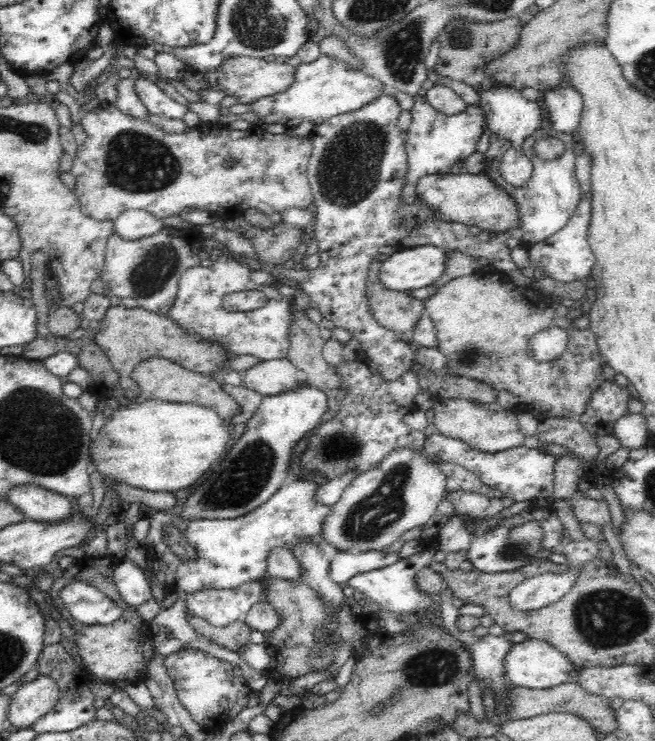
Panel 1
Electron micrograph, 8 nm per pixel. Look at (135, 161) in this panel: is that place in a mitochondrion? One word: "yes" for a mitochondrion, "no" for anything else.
yes

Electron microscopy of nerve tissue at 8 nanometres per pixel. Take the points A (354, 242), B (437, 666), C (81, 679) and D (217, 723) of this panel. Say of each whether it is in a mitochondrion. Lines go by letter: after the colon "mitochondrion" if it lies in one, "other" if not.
A: other
B: mitochondrion
C: other
D: other

